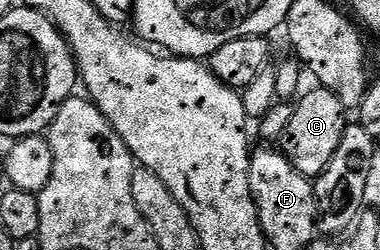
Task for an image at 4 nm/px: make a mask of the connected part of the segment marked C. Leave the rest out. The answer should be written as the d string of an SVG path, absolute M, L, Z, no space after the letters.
M318 85L315 88L315 91L307 90L294 103L292 121L288 121L288 129L284 129L280 140L282 154L300 174L307 177L317 177L324 173L324 169L328 169L328 161L332 161L340 145L340 137L348 126L347 112L342 102L325 87Z

